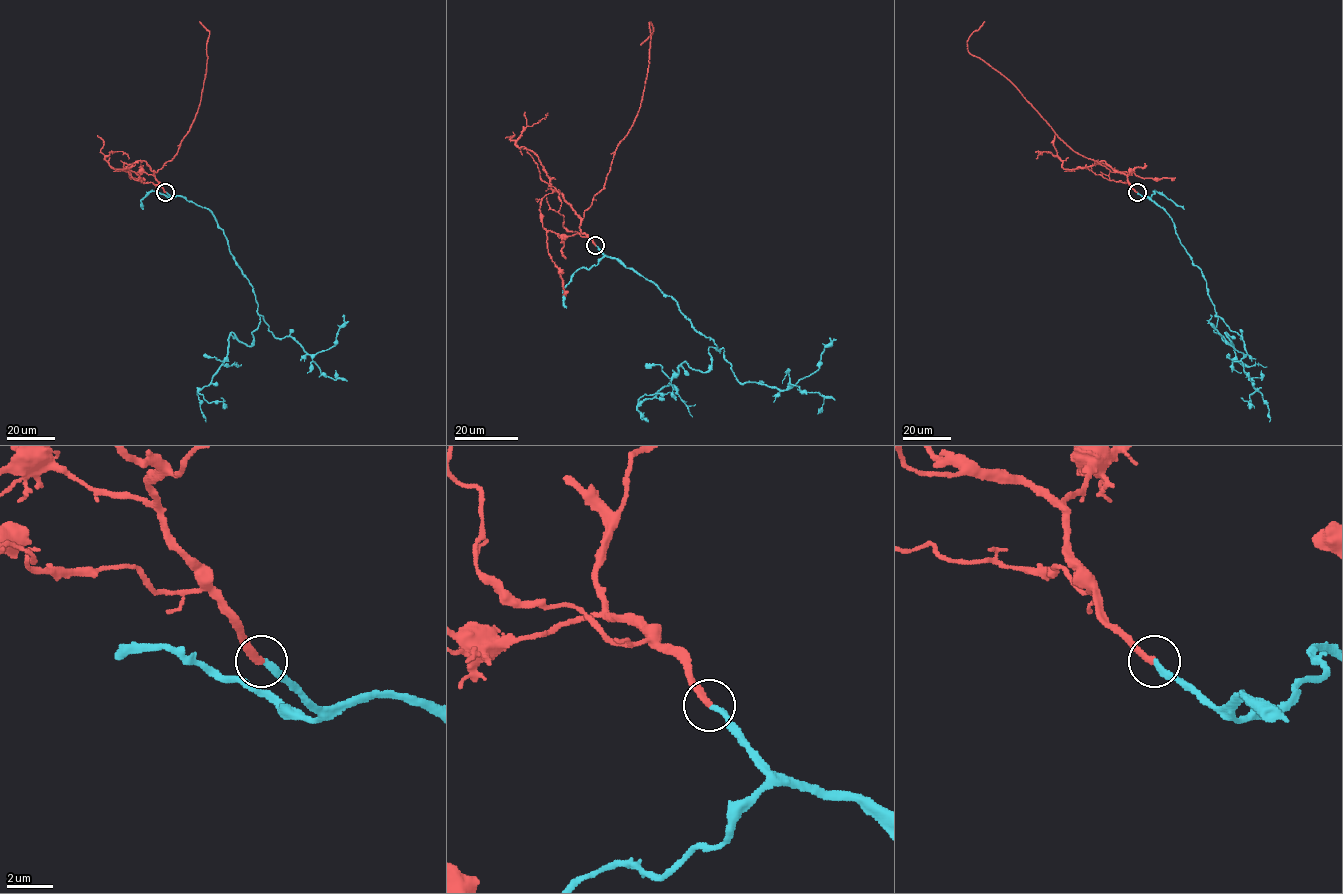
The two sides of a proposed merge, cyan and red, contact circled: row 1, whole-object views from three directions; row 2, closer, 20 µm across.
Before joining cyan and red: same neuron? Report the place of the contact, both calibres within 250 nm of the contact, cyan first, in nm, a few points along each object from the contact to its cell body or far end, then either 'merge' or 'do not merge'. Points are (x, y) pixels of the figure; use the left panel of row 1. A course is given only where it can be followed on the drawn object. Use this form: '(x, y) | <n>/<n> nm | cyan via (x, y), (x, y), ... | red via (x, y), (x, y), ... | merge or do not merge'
(165, 192) | 240/280 nm | cyan via (165, 192), (210, 211), (257, 304), (253, 343), (231, 332), (227, 357), (198, 390), (227, 408) | red via (165, 192), (153, 173), (176, 155), (199, 107), (206, 72), (209, 31), (199, 21) | merge

